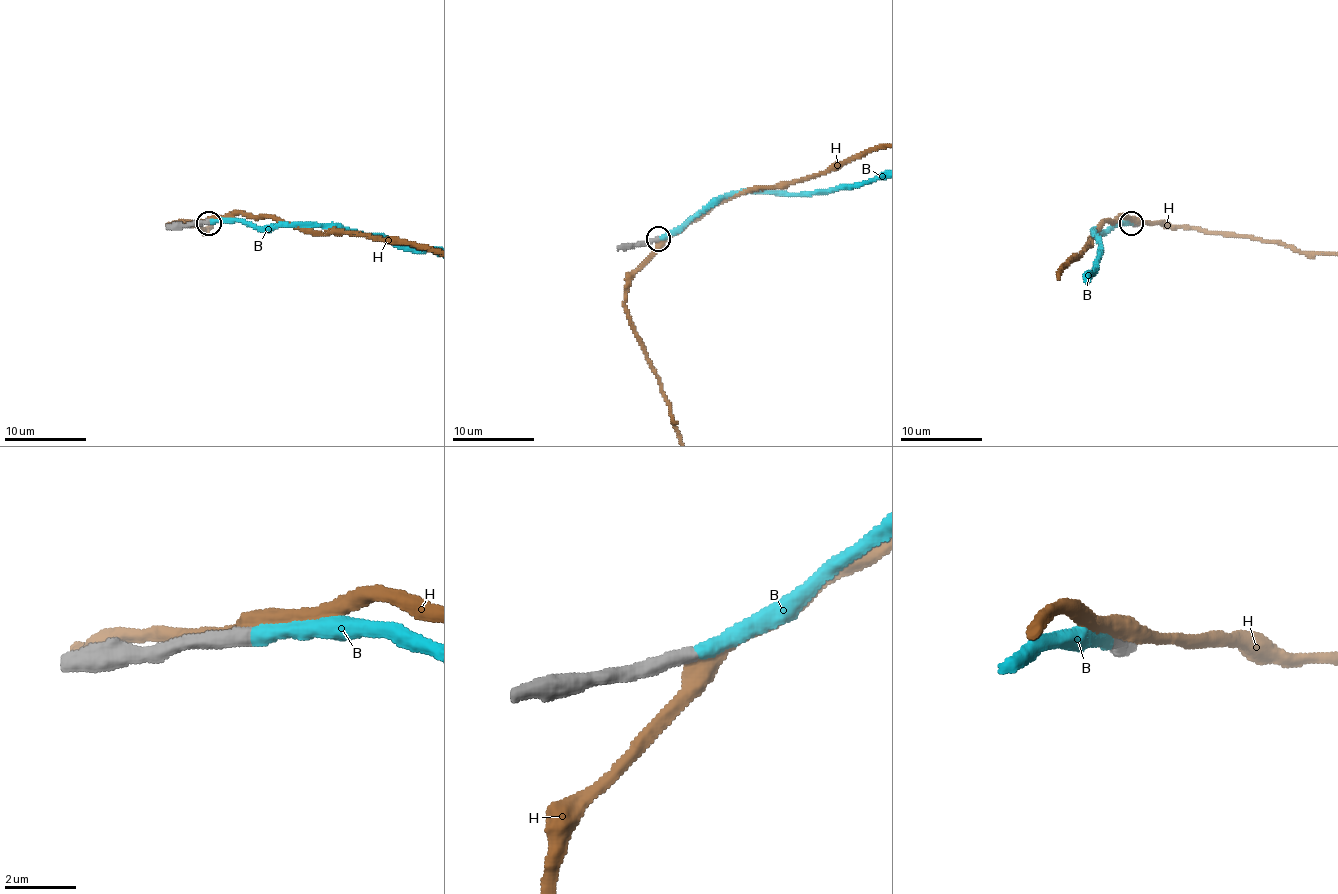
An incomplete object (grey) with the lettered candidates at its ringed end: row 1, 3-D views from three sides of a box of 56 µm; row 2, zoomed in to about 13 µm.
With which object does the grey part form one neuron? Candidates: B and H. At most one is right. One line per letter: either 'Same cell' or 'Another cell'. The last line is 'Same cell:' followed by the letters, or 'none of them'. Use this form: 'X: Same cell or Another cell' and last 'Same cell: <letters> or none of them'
B: Same cell
H: Another cell
Same cell: B

